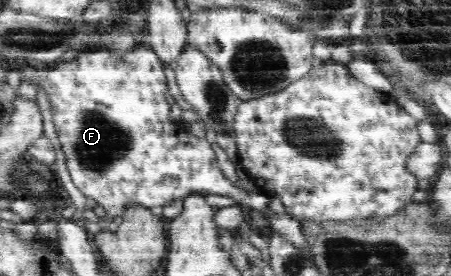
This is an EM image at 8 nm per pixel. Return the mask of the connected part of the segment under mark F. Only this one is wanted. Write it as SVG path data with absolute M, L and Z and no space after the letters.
M147 46L120 52L120 57L108 55L108 51L90 51L82 53L70 63L60 63L52 69L34 69L24 67L22 75L36 85L35 89L44 89L50 95L50 103L54 107L54 123L56 123L57 137L60 137L62 149L68 159L68 171L76 187L87 198L94 199L96 205L102 205L111 222L116 215L123 217L123 209L128 205L141 204L142 207L155 207L170 205L172 202L184 200L194 193L227 195L253 210L262 211L263 216L269 217L272 233L290 241L303 255L311 255L311 248L304 236L301 222L288 214L270 214L267 210L269 198L252 191L240 191L232 187L220 173L216 154L210 145L195 135L184 131L180 123L170 123L168 113L170 105L166 101L166 75L162 69L163 63L159 57Z

